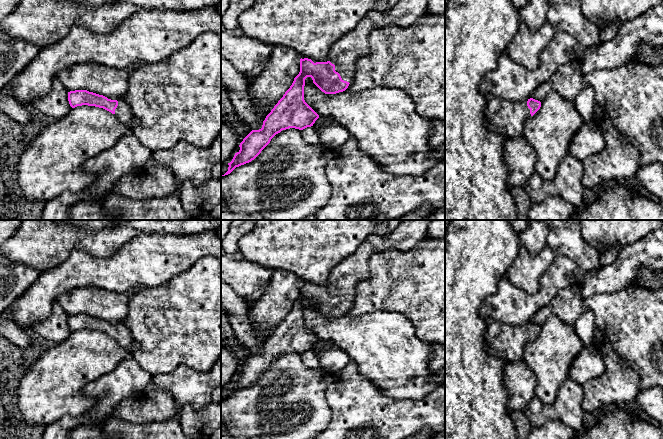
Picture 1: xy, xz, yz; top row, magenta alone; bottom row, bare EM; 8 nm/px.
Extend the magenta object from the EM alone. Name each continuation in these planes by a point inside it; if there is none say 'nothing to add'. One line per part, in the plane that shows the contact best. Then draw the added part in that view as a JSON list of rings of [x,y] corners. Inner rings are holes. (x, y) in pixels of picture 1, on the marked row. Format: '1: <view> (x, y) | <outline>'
1: xz (344, 54) | [[[400,0],[388,12],[367,13],[330,49],[328,61],[335,65],[342,80],[352,82],[359,57],[370,52],[369,36],[375,29],[388,26],[407,28],[427,12],[429,0]]]

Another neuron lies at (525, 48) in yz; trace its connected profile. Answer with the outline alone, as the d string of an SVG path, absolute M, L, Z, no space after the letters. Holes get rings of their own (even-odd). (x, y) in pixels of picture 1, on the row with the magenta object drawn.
M522 21L506 51L518 64L529 70L535 70L540 65L539 58L542 50L549 44L554 34L555 30L548 22L536 32L531 32Z

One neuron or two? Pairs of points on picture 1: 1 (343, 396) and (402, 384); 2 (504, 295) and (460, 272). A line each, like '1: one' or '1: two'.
1: two
2: two

